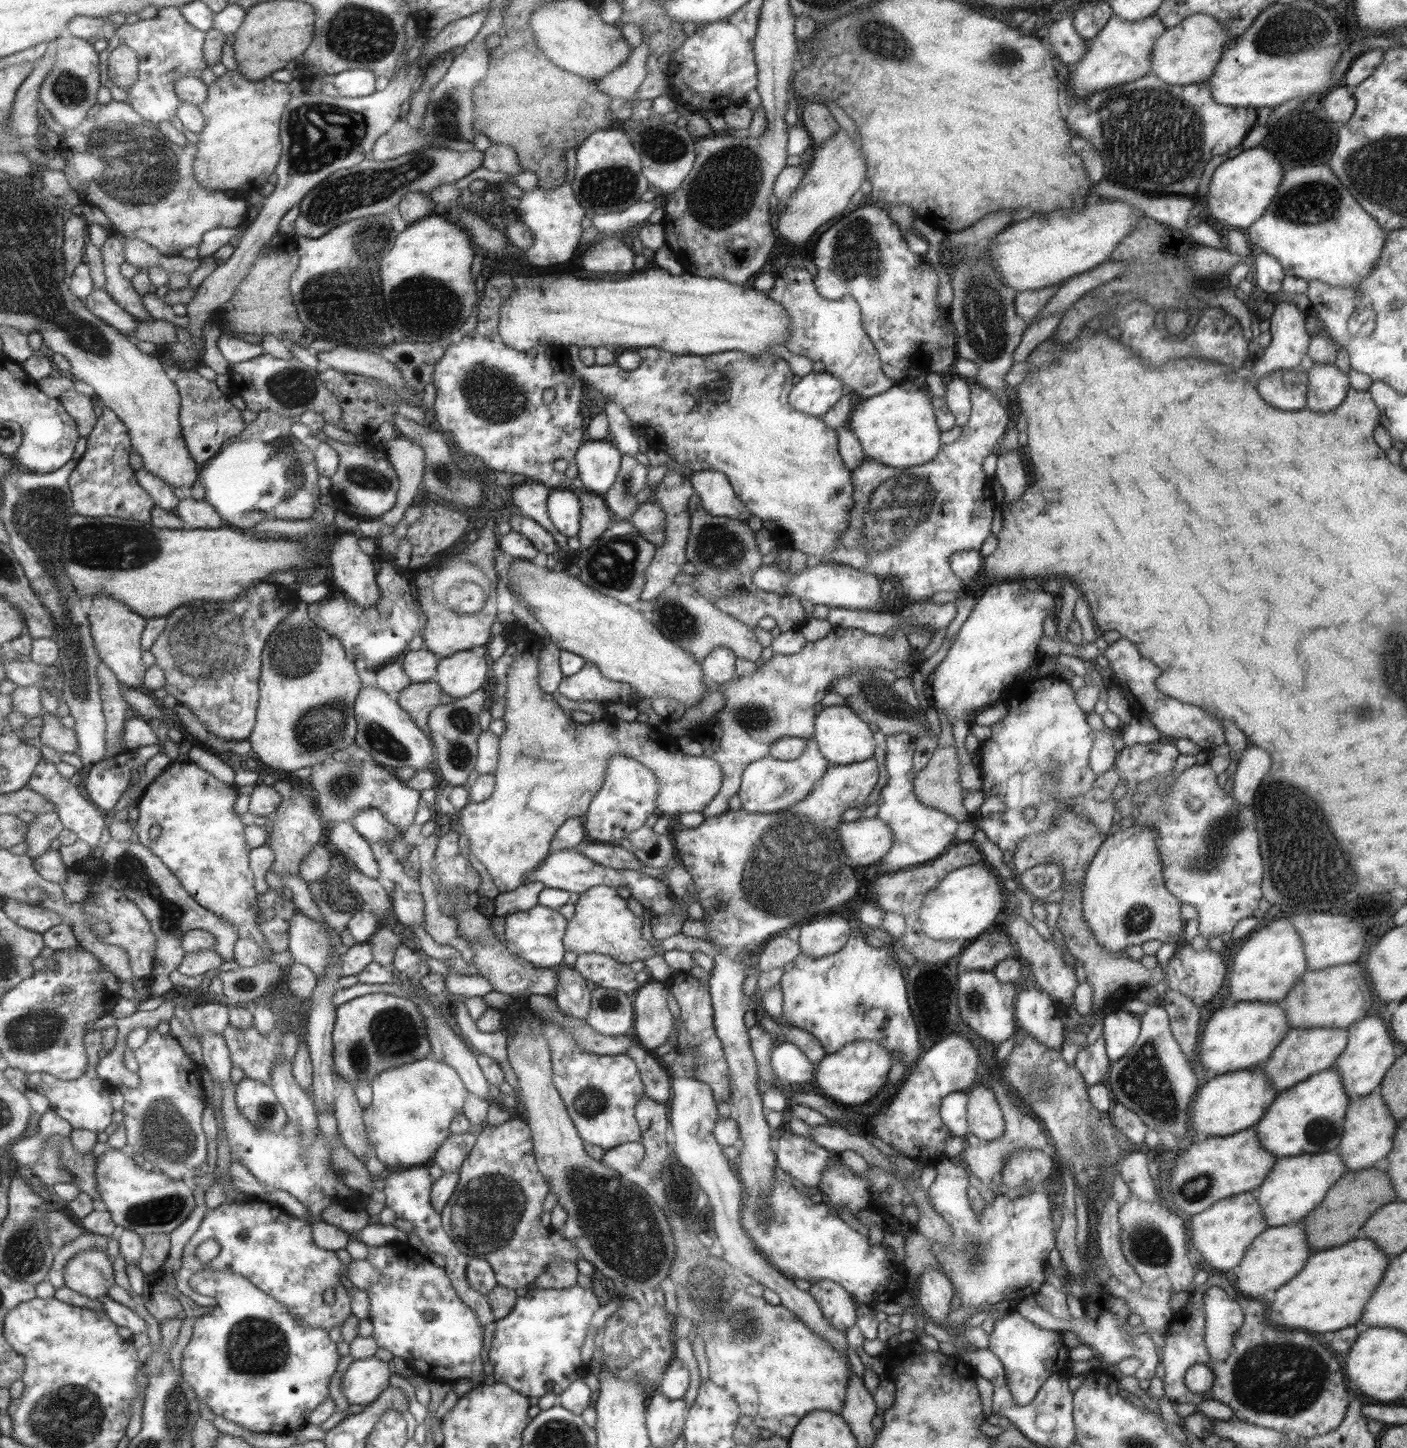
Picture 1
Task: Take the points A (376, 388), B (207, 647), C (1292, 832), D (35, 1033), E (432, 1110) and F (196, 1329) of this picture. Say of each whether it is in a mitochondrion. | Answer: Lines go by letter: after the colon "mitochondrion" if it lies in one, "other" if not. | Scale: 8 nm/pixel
A: other
B: mitochondrion
C: mitochondrion
D: mitochondrion
E: other
F: other

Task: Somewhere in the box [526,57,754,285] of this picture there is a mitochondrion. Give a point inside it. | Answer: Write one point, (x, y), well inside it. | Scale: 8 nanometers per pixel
(607, 187)

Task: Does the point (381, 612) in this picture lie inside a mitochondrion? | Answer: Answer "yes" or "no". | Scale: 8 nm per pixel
yes

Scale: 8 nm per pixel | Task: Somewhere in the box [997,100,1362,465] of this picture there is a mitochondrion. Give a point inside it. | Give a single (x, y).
(1311, 203)

